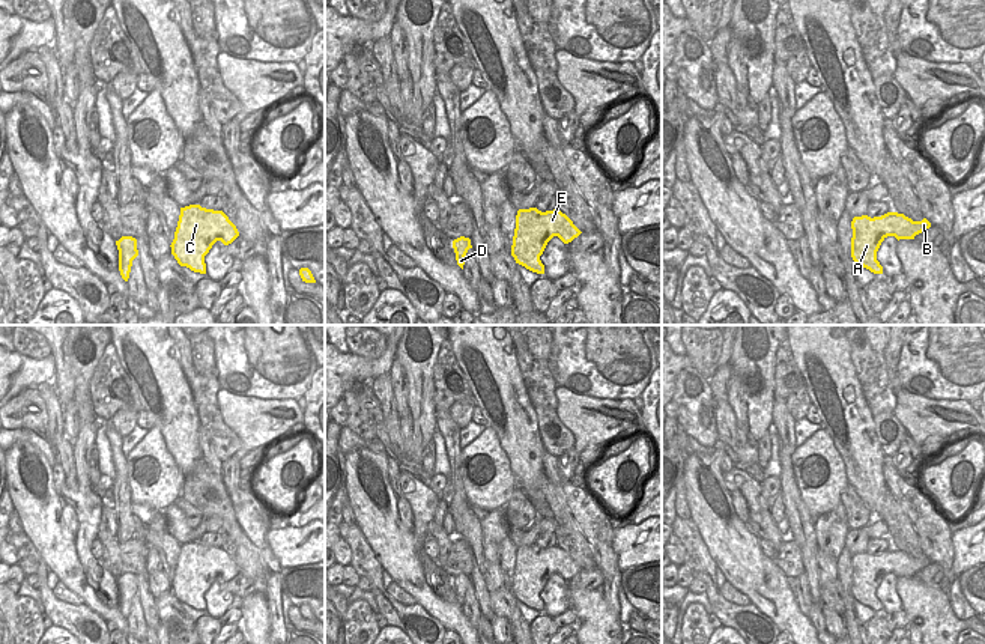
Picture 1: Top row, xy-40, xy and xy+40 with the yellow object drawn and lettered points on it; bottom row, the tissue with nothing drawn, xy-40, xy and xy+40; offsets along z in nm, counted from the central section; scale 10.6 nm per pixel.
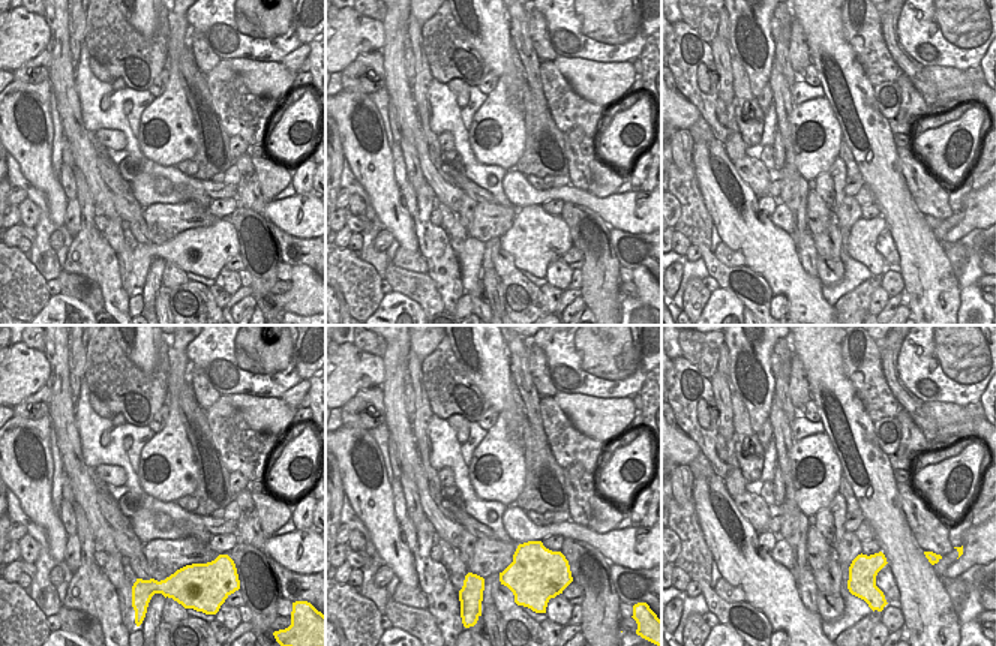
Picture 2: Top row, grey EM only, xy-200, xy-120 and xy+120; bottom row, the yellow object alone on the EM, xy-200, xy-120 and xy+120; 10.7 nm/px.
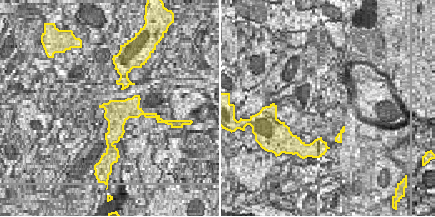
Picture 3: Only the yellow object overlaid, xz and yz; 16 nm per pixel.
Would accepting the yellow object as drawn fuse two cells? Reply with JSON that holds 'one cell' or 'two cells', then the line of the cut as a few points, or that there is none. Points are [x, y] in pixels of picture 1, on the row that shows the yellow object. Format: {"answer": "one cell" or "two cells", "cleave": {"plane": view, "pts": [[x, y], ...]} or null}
{"answer": "two cells", "cleave": {"plane": "xy+40", "pts": [[910, 220], [910, 229], [915, 235]]}}

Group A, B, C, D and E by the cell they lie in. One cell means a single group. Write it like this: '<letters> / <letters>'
A C D E / B

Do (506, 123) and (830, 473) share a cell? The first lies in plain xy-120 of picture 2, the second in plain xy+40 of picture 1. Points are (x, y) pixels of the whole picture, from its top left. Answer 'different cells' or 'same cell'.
same cell

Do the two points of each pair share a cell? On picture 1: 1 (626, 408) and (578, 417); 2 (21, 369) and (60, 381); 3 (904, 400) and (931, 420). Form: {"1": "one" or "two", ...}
{"1": "one", "2": "two", "3": "one"}

